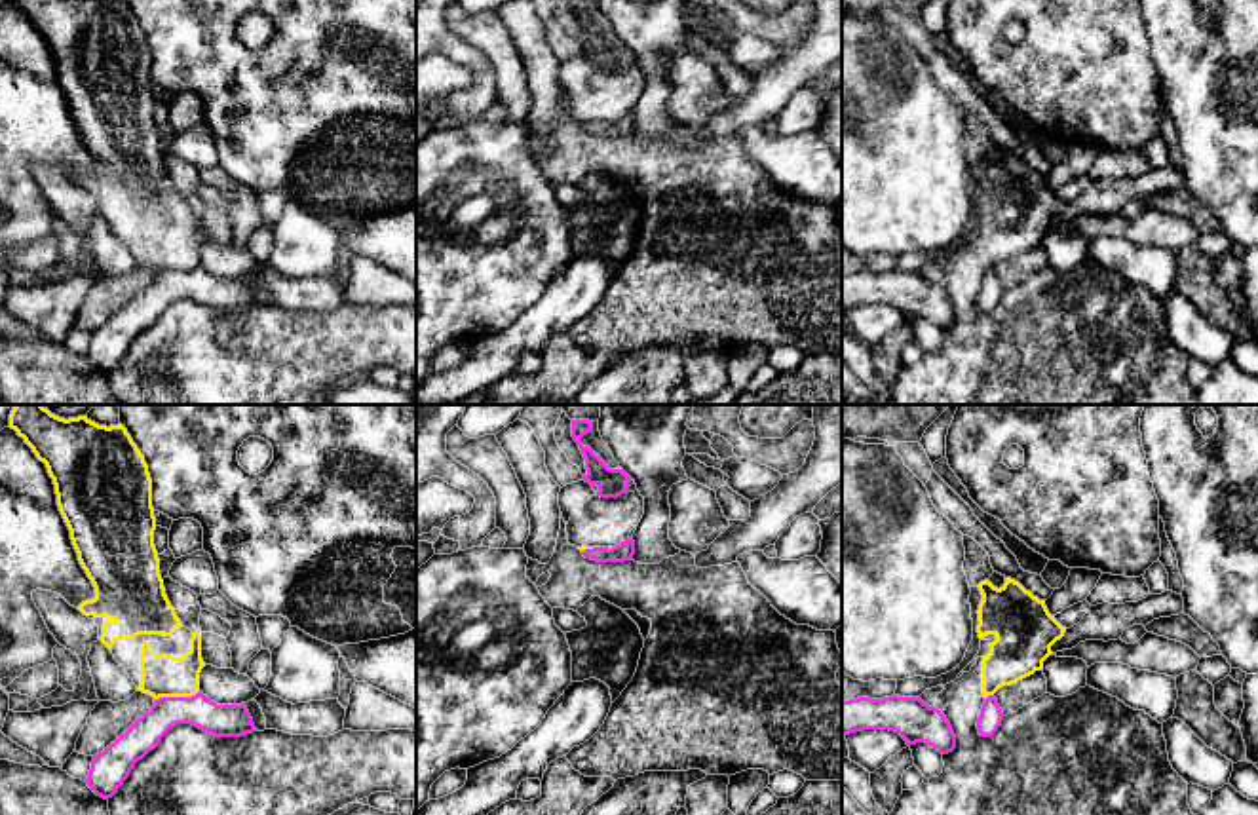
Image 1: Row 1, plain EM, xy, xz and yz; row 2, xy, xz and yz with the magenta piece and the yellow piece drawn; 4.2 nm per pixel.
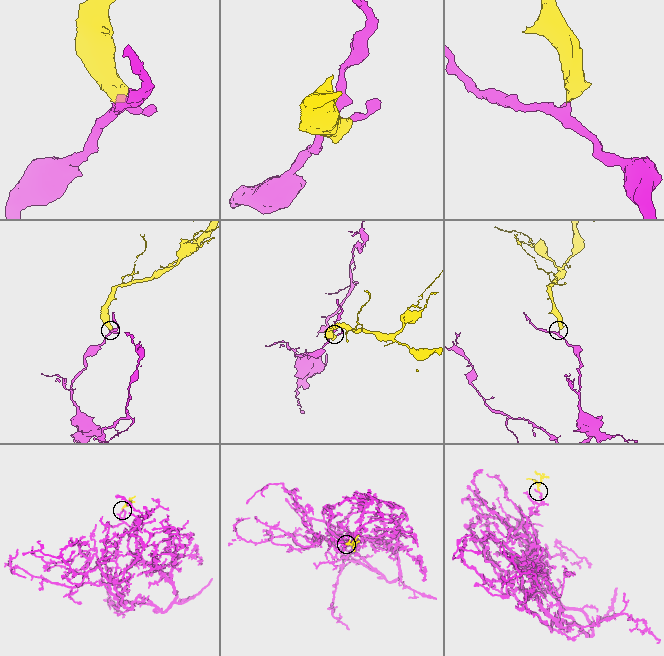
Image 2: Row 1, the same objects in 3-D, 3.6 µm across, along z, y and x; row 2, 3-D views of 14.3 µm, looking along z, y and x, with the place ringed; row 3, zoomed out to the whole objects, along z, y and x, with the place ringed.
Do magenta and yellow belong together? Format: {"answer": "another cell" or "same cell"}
{"answer": "another cell"}

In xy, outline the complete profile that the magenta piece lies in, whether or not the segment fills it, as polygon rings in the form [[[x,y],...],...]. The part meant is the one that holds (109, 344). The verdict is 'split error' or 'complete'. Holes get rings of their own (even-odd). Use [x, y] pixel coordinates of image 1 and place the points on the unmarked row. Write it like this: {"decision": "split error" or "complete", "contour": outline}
{"decision": "complete", "contour": [[[201,266],[192,272],[160,272],[114,317],[93,331],[87,361],[105,374],[112,372],[135,338],[177,298],[192,298],[215,312],[258,306],[245,277],[217,279]]]}

